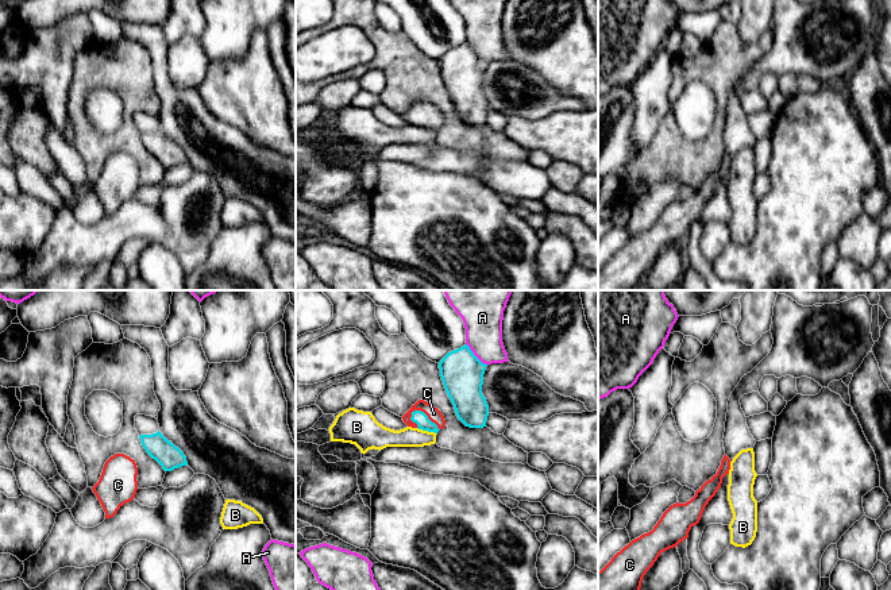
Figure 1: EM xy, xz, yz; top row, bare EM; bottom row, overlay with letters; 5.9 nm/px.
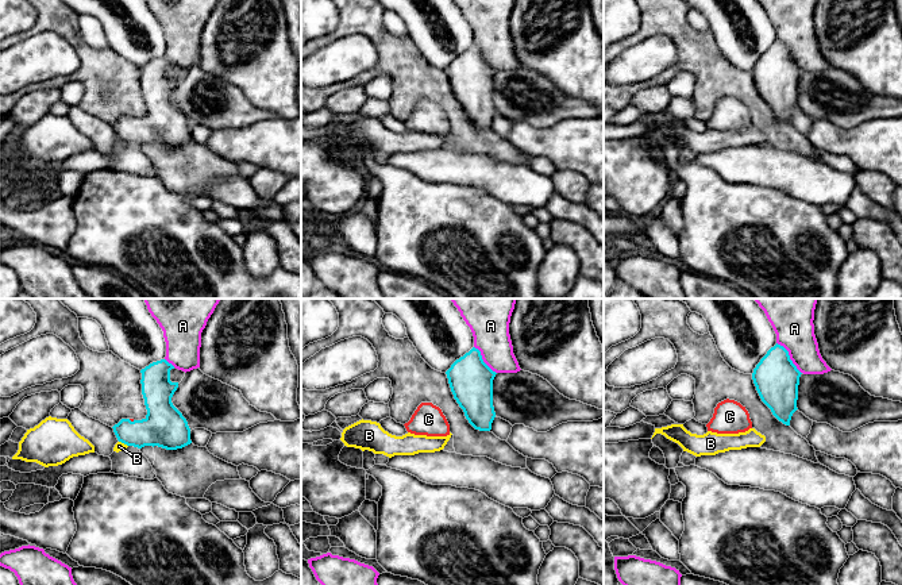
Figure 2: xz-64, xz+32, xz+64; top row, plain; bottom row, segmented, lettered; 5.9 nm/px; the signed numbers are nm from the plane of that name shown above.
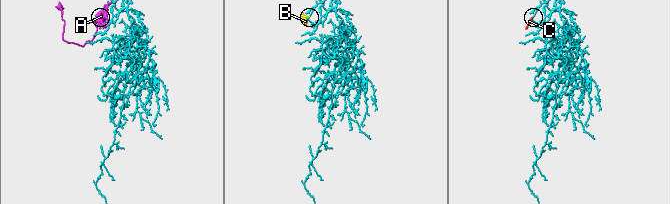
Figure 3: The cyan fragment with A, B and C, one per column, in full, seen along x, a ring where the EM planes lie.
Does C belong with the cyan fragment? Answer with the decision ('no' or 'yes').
yes

